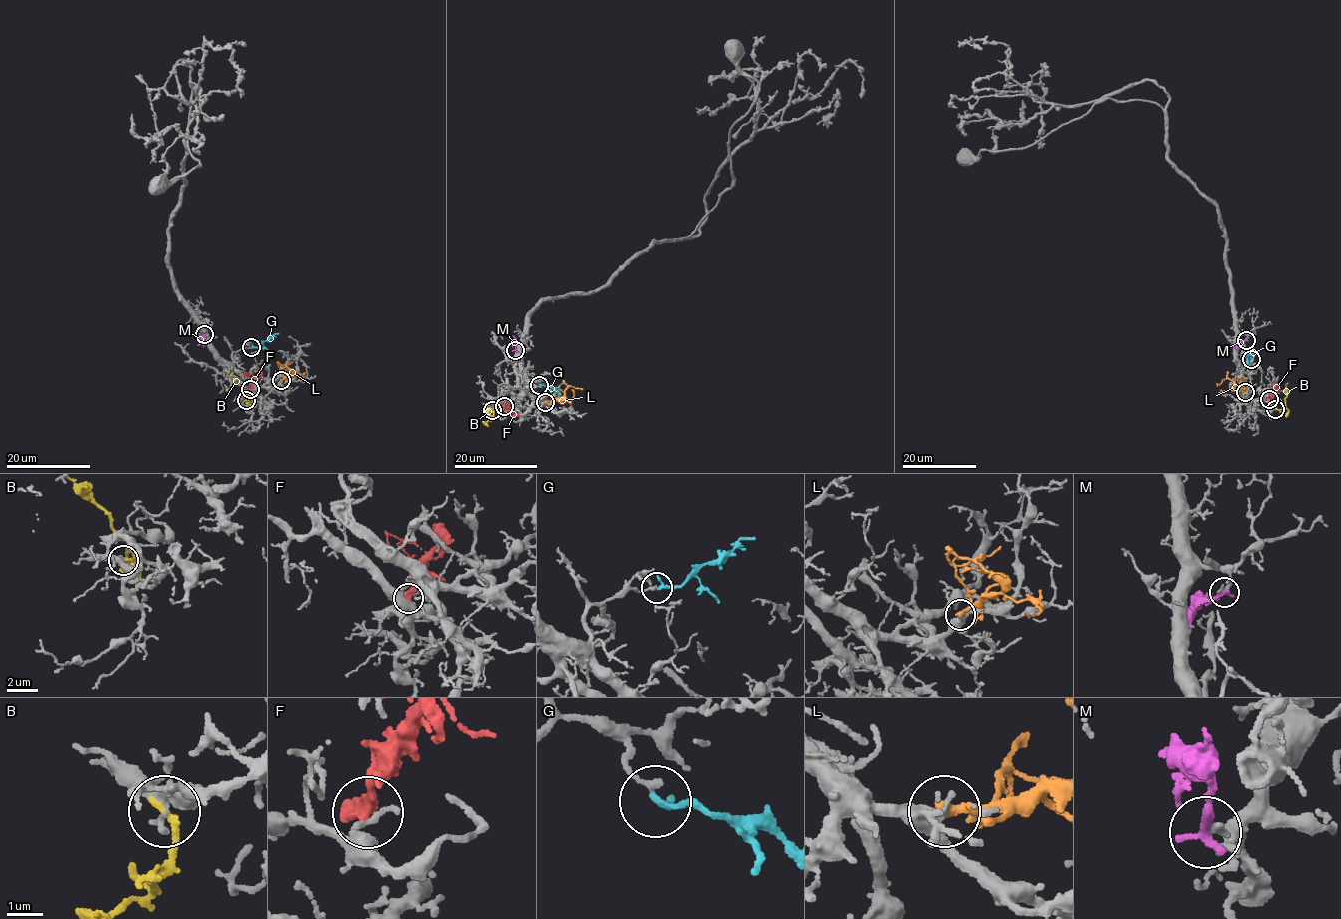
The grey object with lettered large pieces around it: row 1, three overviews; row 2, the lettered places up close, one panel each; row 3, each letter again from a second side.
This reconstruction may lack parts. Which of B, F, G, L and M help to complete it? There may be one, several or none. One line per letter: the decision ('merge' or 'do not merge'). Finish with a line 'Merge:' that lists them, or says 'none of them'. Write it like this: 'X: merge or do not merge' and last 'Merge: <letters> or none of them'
B: do not merge
F: do not merge
G: do not merge
L: merge
M: do not merge
Merge: L

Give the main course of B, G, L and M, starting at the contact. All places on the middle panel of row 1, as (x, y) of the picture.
B: (492, 410), (490, 419), (486, 406), (482, 404)
G: (538, 384), (549, 387), (564, 401)
L: (545, 401), (561, 399), (568, 387), (582, 389)
M: (516, 350), (513, 336)

